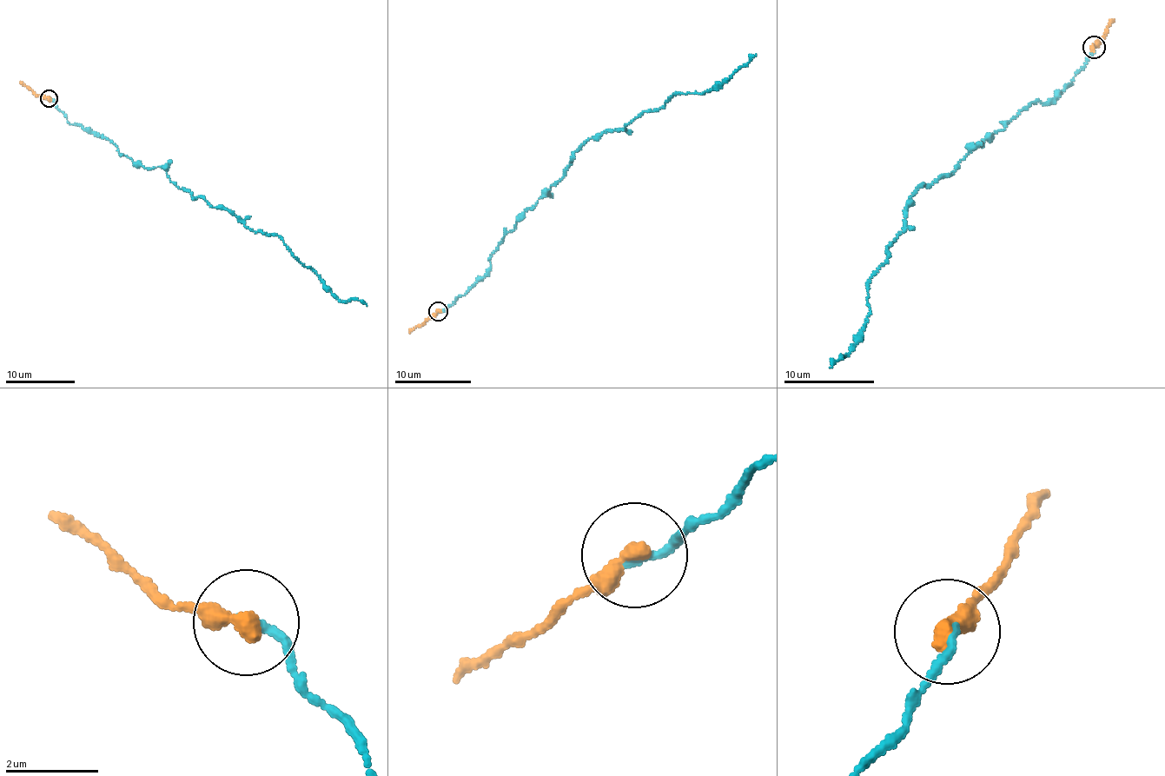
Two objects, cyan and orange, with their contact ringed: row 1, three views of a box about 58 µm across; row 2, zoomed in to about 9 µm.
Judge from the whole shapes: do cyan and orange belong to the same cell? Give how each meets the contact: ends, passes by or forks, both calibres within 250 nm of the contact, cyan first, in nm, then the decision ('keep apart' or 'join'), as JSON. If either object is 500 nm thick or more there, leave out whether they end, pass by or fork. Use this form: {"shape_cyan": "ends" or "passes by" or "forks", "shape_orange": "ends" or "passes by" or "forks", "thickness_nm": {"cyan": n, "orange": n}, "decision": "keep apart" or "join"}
{"shape_cyan": "ends", "shape_orange": "ends", "thickness_nm": {"cyan": 180, "orange": 440}, "decision": "join"}

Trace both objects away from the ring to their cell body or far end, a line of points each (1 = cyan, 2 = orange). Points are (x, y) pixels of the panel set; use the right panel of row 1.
1: (1095, 46), (1072, 83), (972, 146), (949, 175), (916, 188), (870, 281), (870, 312), (830, 368)
2: (1093, 46), (1101, 42), (1114, 19)

